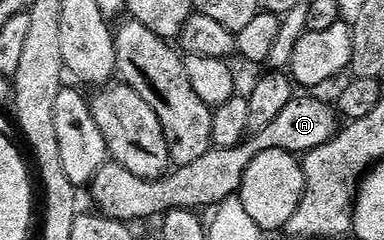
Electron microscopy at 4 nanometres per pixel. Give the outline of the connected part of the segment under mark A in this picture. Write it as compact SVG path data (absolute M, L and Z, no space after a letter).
M295 96L272 119L268 128L260 128L260 132L250 134L232 148L211 148L204 152L204 156L200 156L200 160L192 160L192 164L177 167L157 180L132 176L132 172L128 172L128 168L119 162L108 160L90 181L88 193L98 205L96 210L99 215L125 224L134 224L137 218L150 218L153 214L158 216L167 210L202 212L205 206L217 208L221 202L235 197L241 191L244 172L248 172L248 164L252 164L260 152L279 150L304 156L310 150L331 142L339 129L340 118L331 103L329 106L318 98Z

